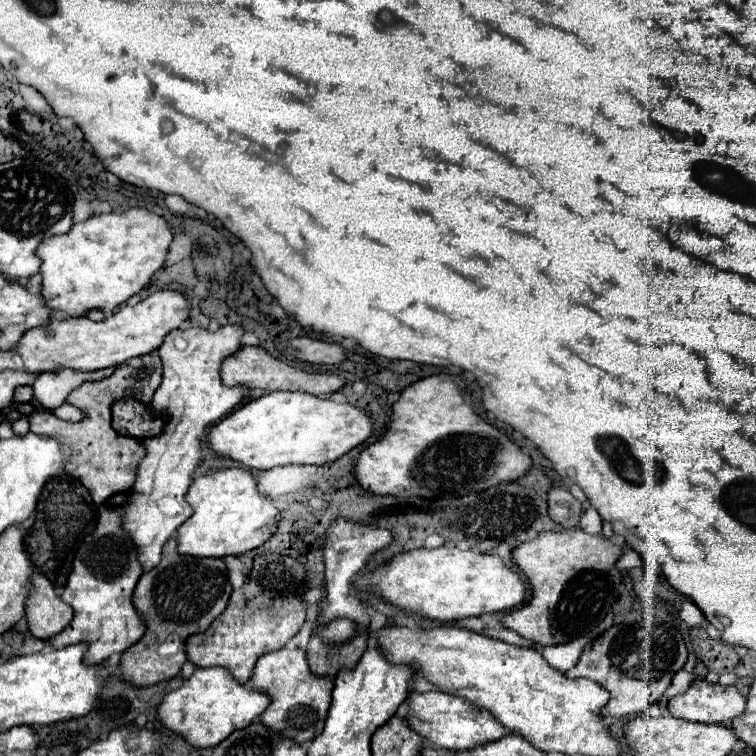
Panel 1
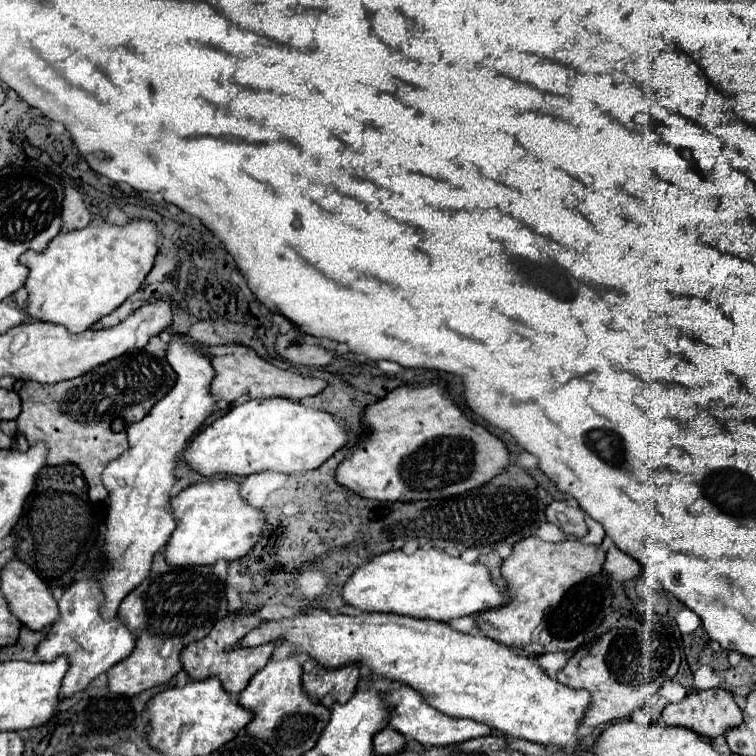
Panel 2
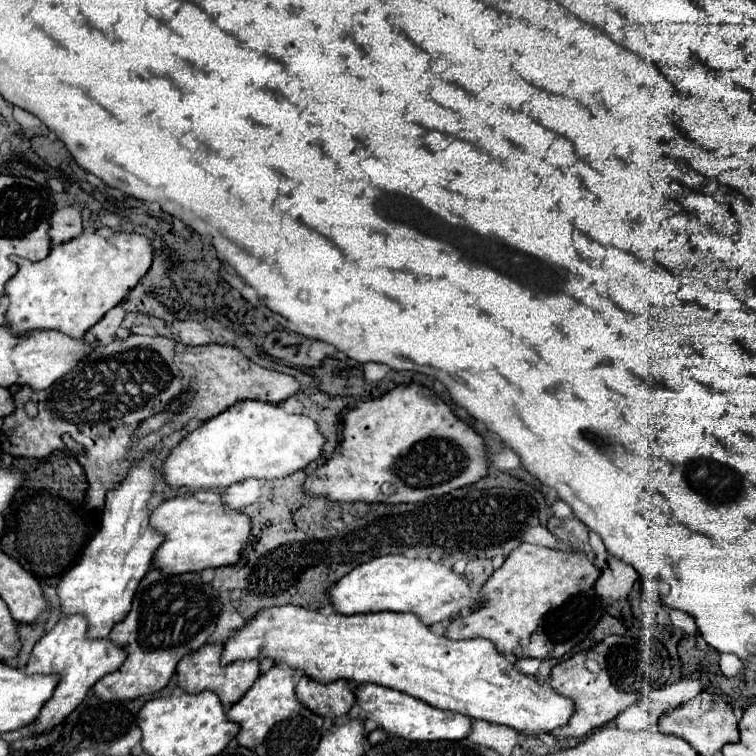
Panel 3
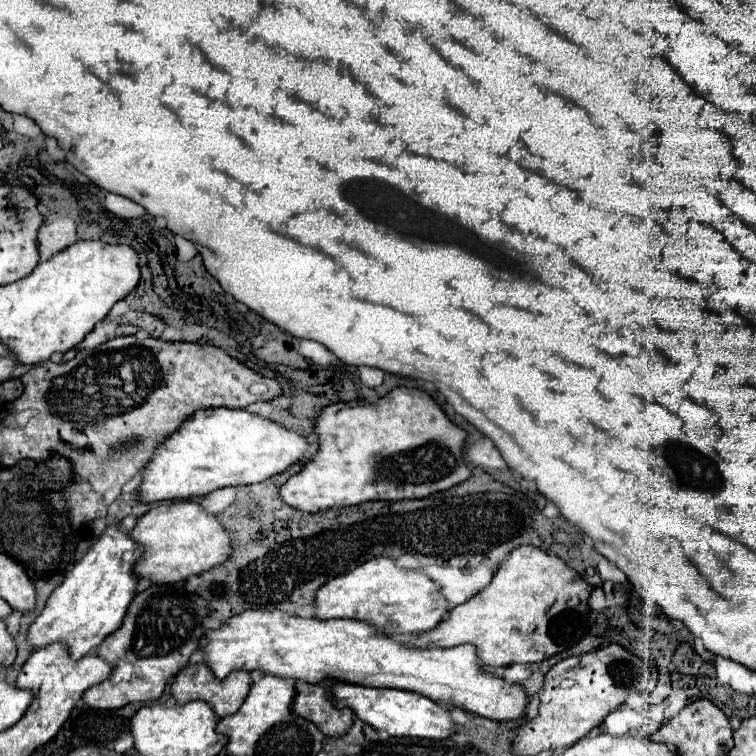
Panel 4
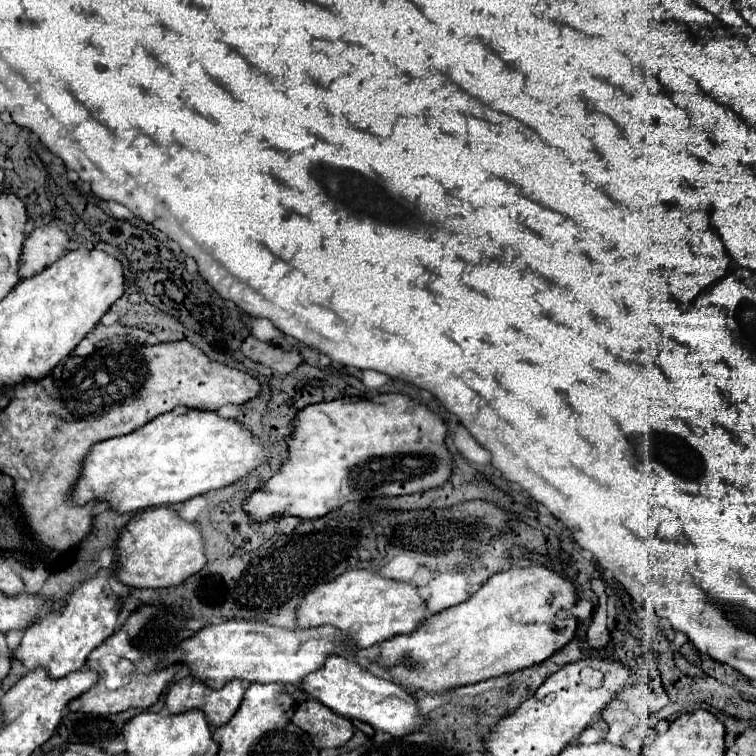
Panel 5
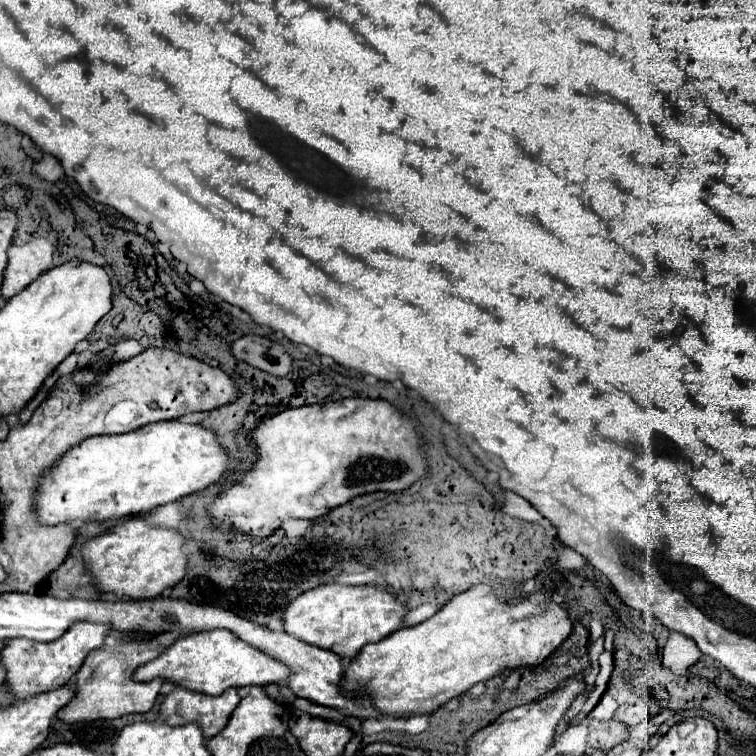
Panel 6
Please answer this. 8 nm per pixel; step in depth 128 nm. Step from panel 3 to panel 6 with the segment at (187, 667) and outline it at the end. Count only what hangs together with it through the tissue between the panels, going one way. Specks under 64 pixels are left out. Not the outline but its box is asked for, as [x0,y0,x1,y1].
[160,688,240,738]

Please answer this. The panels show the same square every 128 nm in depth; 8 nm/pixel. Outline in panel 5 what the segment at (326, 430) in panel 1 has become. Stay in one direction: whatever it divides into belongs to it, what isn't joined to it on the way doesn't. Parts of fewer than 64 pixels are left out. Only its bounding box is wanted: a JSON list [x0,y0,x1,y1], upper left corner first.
[70,408,266,514]

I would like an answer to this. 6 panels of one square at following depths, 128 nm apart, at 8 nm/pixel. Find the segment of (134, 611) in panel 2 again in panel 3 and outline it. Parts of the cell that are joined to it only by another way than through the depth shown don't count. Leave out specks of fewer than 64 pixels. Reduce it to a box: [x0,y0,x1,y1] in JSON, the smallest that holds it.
[92,568,218,702]

